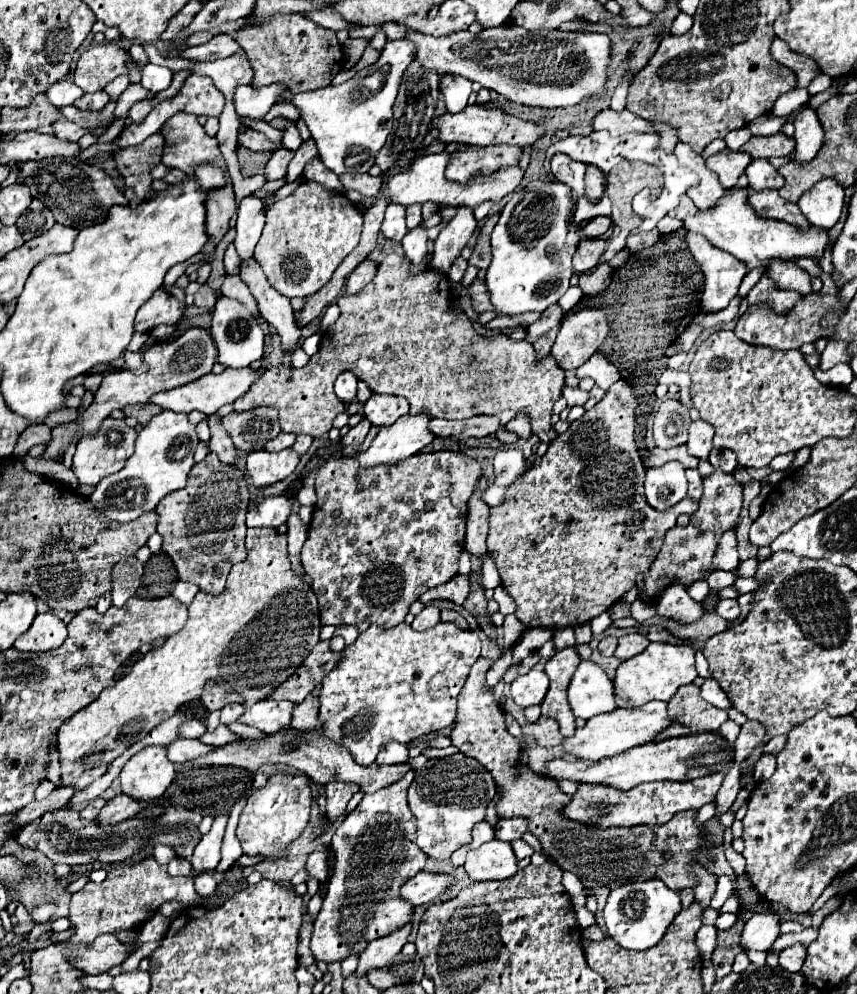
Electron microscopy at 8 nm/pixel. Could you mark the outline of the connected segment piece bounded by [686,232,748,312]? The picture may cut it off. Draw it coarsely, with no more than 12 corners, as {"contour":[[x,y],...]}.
{"contour":[[686,232],[706,282],[702,308],[724,310],[738,294],[746,264]]}

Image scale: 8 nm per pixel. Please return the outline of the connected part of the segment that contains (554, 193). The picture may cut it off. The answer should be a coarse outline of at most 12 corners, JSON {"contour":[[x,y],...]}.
{"contour":[[562,182],[516,190],[492,230],[498,316],[544,312],[574,210]]}

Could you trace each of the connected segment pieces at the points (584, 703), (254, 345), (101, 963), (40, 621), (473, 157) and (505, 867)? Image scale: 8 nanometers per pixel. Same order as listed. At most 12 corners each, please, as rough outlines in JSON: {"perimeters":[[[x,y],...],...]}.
{"perimeters":[[[582,660],[568,686],[576,718],[614,712],[614,682]],[[220,296],[212,312],[218,362],[262,358],[264,332],[246,306]],[[114,934],[74,952],[74,964],[88,974],[120,966],[128,948]],[[38,614],[14,648],[46,652],[64,644],[66,624]],[[470,146],[452,152],[446,176],[454,182],[518,164],[522,148]],[[494,838],[468,852],[464,870],[476,882],[516,874],[512,846]]]}

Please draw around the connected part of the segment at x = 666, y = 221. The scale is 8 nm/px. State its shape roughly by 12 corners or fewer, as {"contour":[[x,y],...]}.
{"contour":[[665,216],[658,222],[661,234],[684,228],[682,220]]}

